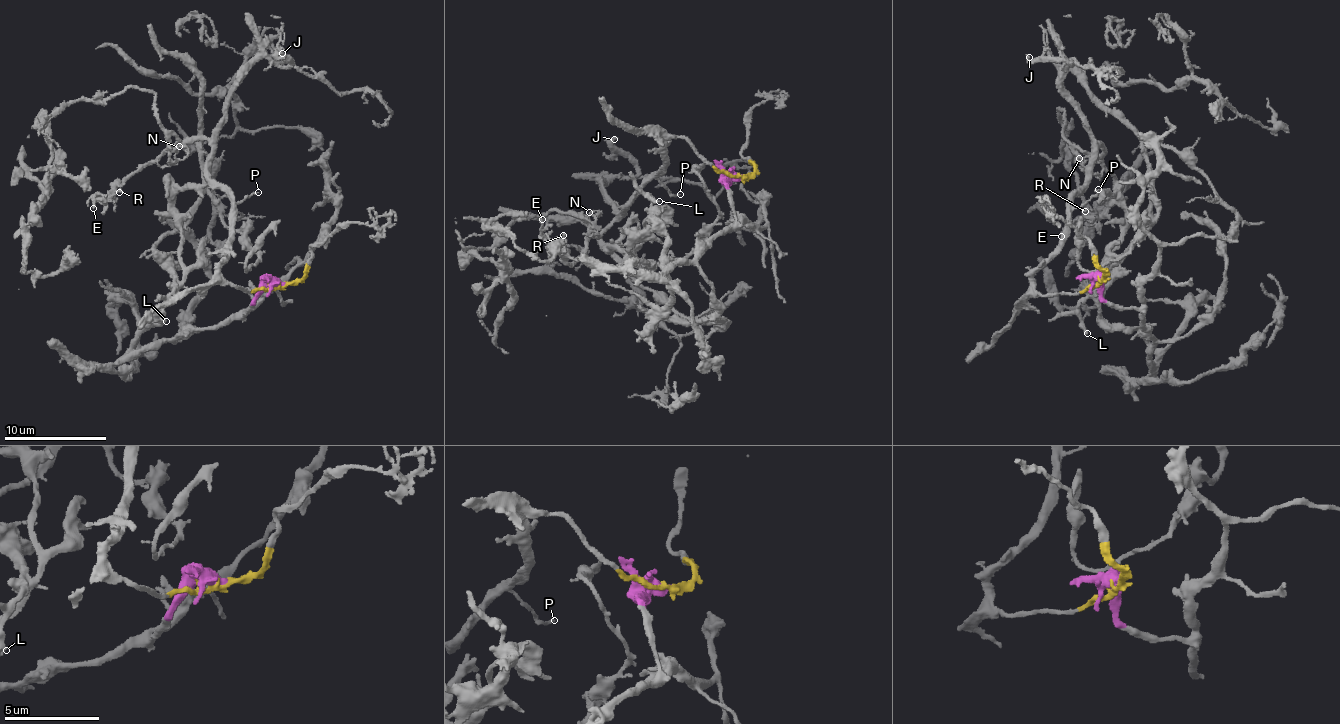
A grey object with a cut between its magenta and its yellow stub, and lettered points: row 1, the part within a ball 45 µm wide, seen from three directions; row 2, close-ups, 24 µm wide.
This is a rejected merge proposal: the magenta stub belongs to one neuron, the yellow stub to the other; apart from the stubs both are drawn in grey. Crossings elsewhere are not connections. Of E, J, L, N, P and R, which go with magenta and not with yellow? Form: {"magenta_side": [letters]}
{"magenta_side": ["L"]}

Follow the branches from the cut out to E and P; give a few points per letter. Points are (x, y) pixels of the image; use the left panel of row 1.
E: (281, 286), (246, 292), (221, 276), (233, 200), (209, 177), (204, 139), (174, 144), (98, 194), (94, 209)
P: (281, 286), (246, 292), (221, 276), (223, 256), (232, 232), (233, 207), (257, 192)

